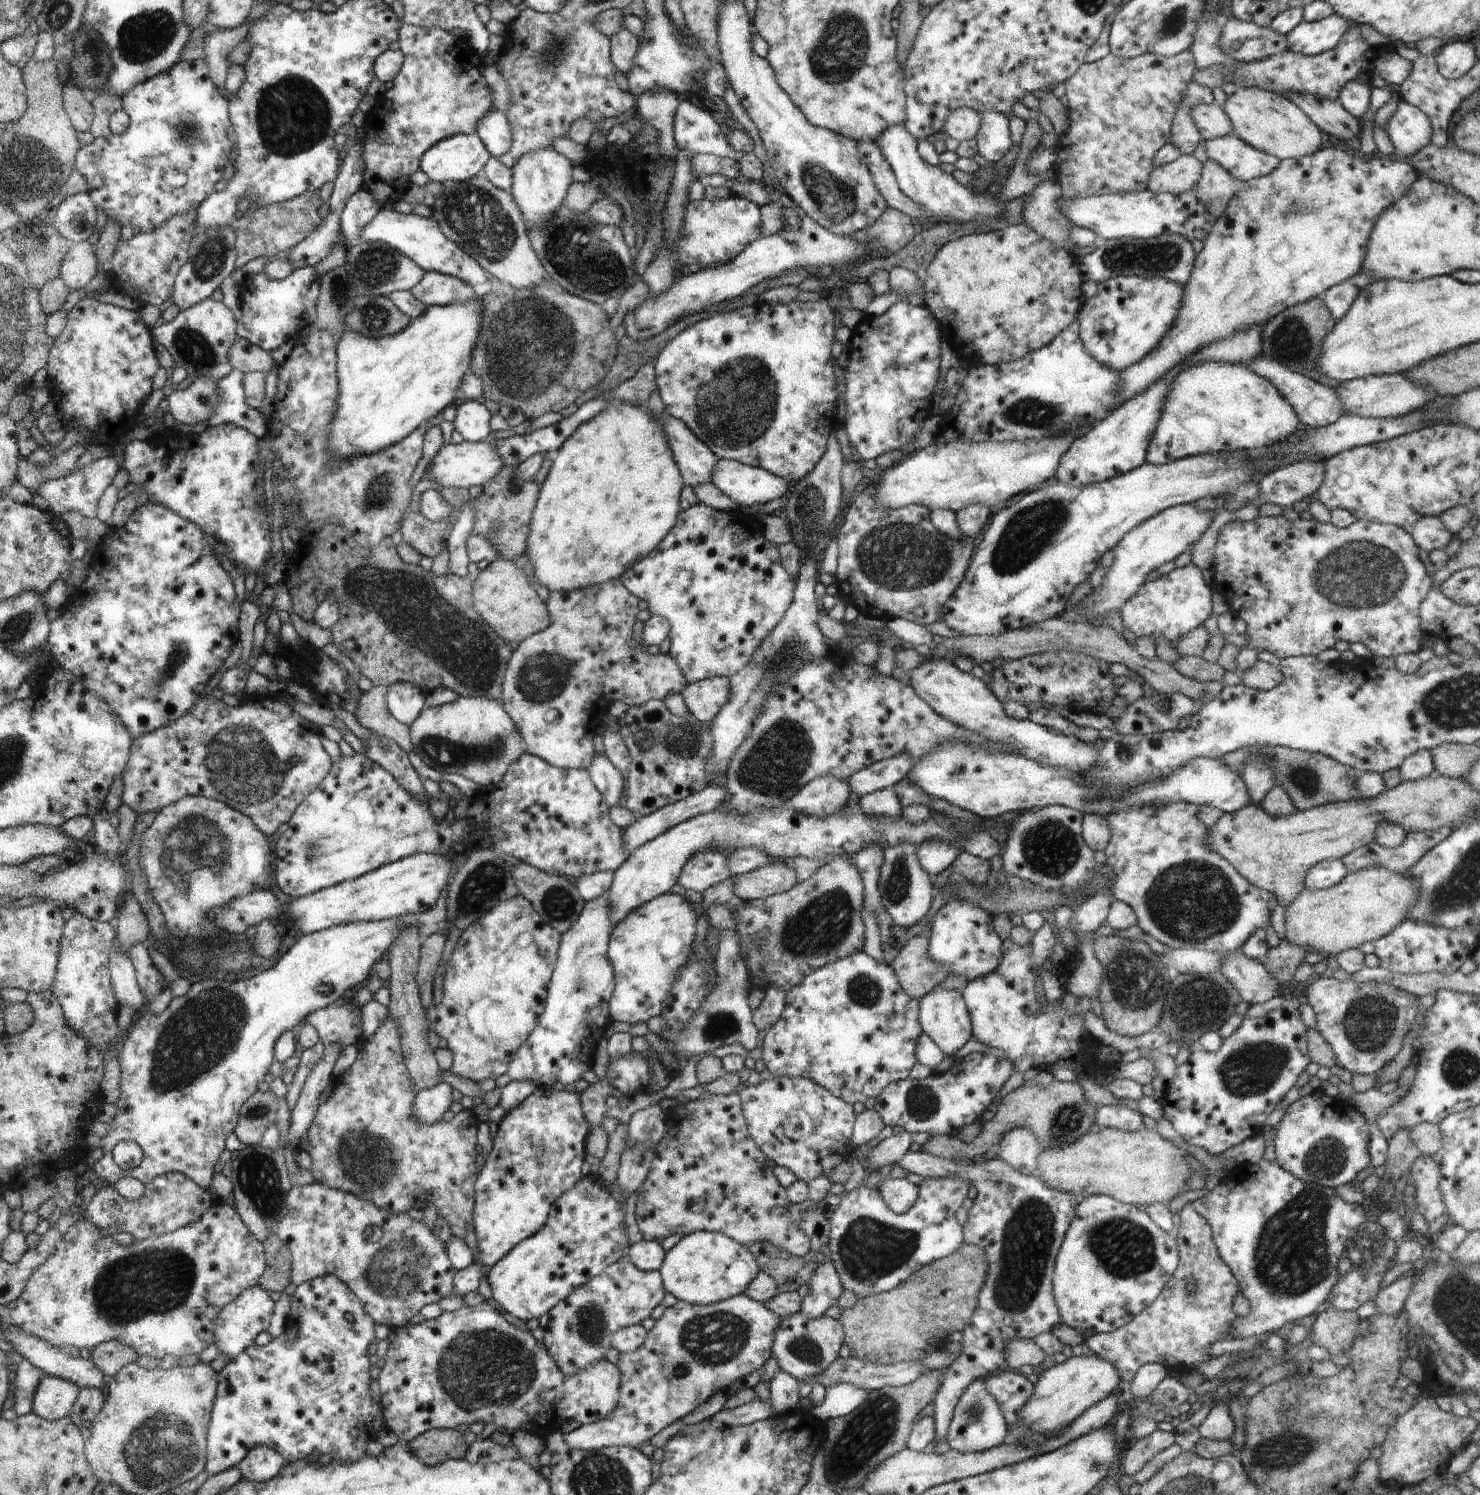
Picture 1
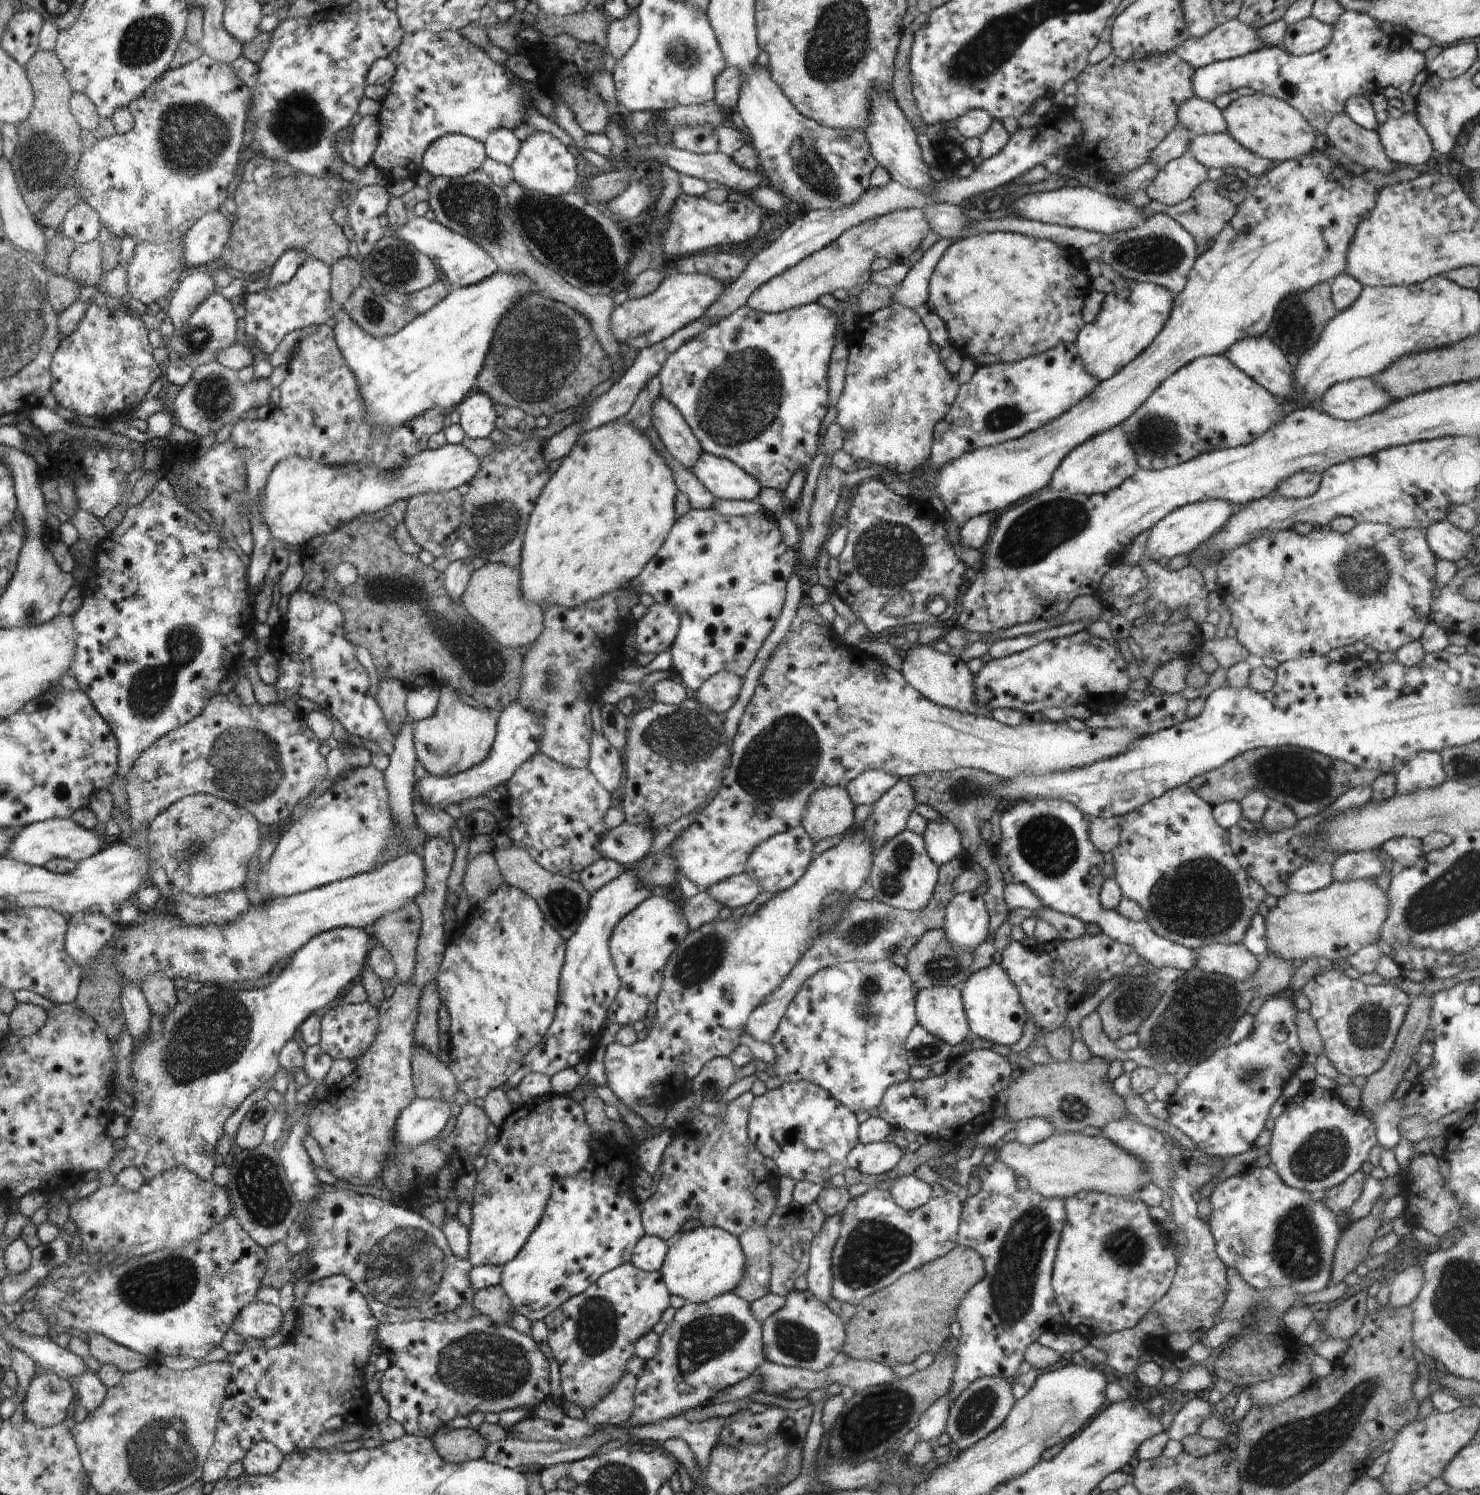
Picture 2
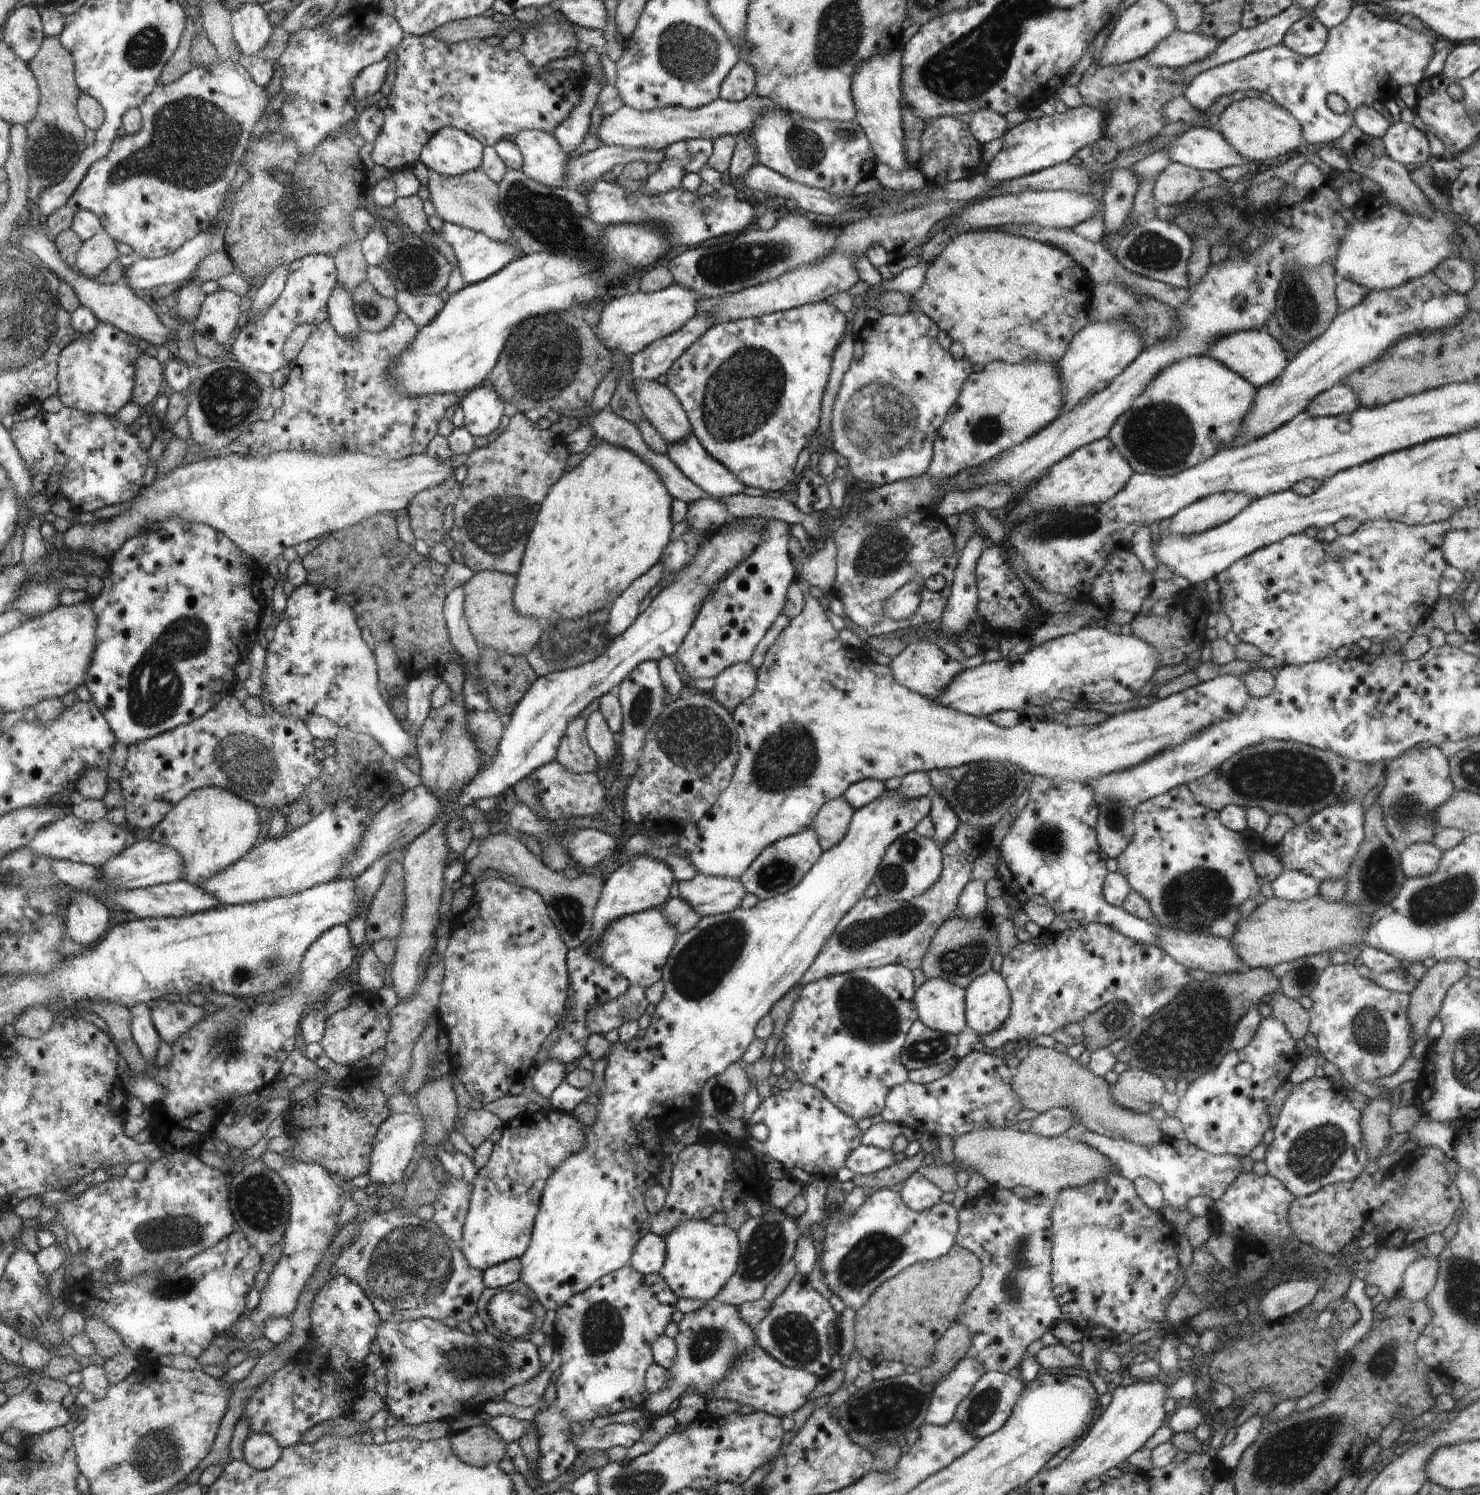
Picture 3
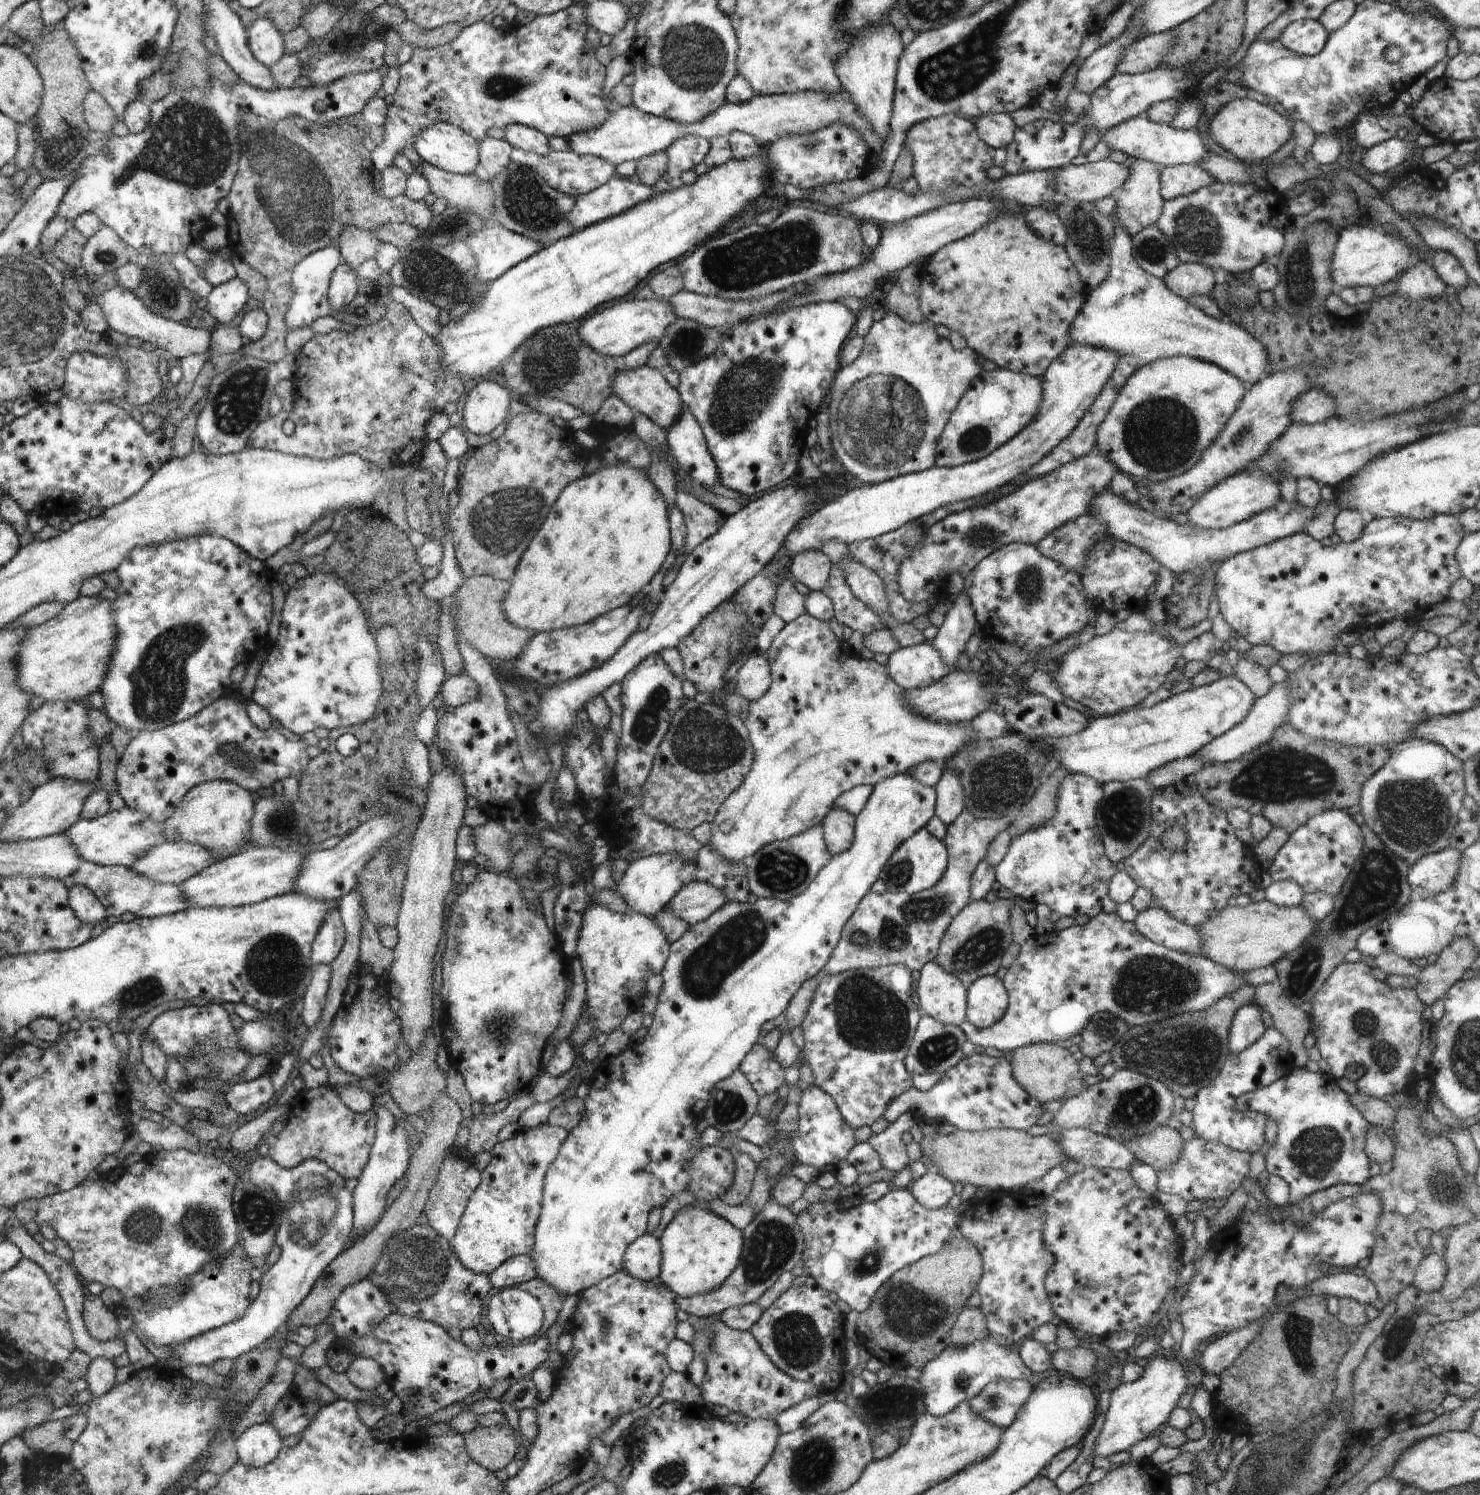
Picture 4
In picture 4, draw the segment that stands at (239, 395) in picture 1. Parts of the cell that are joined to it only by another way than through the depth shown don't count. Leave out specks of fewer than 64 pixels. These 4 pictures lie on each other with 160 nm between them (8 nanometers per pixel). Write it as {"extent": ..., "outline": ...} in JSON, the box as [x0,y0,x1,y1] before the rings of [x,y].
{"extent":[285,242,343,332],"outline":[[[334,242],[330,247],[314,251],[292,270],[291,284],[295,288],[295,295],[285,316],[289,332],[298,327],[310,326],[314,320],[332,314],[329,297],[331,276],[338,270],[342,262],[343,256],[340,254],[337,242]]]}

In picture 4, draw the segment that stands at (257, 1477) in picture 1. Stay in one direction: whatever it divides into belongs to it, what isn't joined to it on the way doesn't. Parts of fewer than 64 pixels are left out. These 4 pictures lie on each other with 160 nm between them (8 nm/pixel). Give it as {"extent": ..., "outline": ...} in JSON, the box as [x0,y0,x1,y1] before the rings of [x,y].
{"extent":[235,1423,280,1467],"outline":[[[260,1423],[247,1428],[235,1439],[237,1457],[249,1467],[266,1467],[279,1456],[280,1436],[275,1425]]]}

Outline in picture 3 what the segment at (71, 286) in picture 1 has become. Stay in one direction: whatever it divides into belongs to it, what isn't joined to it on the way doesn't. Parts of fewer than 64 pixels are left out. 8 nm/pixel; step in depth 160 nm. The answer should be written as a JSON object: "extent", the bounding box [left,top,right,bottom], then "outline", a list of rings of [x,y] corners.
{"extent":[74,230,118,279],"outline":[[[100,230],[92,238],[83,242],[74,268],[82,276],[96,279],[107,271],[116,258],[118,258],[118,250],[114,238],[104,230]]]}

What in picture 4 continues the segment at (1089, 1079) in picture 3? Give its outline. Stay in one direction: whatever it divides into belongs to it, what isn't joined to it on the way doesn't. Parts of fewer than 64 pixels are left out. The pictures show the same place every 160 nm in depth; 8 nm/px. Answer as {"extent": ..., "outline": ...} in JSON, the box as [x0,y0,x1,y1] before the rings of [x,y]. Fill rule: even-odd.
{"extent":[1010,1043,1184,1171],"outline":[[[1030,1043],[1029,1045],[1014,1049],[1010,1062],[1013,1077],[1031,1097],[1034,1097],[1041,1105],[1059,1098],[1078,1094],[1084,1090],[1080,1078],[1082,1071],[1078,1063],[1072,1057],[1072,1053],[1065,1047],[1056,1043]],[[1162,1125],[1149,1135],[1140,1134],[1124,1144],[1135,1154],[1136,1160],[1149,1164],[1156,1171],[1165,1171],[1171,1169],[1179,1159],[1184,1141],[1180,1131]]]}

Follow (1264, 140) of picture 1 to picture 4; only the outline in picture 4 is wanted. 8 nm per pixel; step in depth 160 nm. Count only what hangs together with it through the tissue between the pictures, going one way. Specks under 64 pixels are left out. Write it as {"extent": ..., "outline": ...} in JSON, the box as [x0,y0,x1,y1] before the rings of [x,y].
{"extent":[1209,99,1292,161],"outline":[[[1233,99],[1226,103],[1209,122],[1214,141],[1241,161],[1264,161],[1292,137],[1292,122],[1275,109],[1253,99]]]}

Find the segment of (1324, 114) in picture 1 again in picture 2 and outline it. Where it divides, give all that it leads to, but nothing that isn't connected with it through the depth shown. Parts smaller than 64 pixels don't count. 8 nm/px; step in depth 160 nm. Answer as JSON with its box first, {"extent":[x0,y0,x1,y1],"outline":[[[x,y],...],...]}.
{"extent":[1324,112,1398,172],"outline":[[[1345,112],[1336,115],[1328,123],[1324,140],[1334,144],[1342,154],[1344,154],[1345,162],[1356,162],[1360,166],[1364,166],[1365,170],[1376,170],[1380,172],[1393,172],[1398,166],[1388,158],[1383,146],[1381,145],[1377,131],[1369,131],[1358,126]]]}

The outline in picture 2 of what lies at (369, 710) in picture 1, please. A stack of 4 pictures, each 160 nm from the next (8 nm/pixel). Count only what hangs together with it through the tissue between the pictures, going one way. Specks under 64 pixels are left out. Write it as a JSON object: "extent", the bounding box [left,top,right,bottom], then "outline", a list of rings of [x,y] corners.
{"extent":[374,677,409,734],"outline":[[[385,677],[380,680],[374,694],[375,699],[383,707],[387,719],[391,722],[395,734],[408,716],[405,705],[408,693],[409,688],[406,688],[401,680]]]}

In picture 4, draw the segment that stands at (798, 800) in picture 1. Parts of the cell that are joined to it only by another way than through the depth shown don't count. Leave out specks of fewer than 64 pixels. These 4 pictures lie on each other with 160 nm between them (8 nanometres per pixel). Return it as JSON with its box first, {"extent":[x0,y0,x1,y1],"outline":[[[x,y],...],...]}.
{"extent":[821,808,855,855],"outline":[[[833,808],[821,823],[824,840],[831,855],[837,855],[850,848],[854,838],[855,816],[844,809]]]}

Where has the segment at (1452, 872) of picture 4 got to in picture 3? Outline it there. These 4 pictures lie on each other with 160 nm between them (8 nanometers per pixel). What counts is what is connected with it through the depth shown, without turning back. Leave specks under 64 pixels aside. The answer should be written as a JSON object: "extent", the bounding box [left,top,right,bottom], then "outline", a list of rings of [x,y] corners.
{"extent":[1399,842,1442,878],"outline":[[[1416,842],[1412,846],[1406,846],[1406,849],[1399,854],[1400,866],[1403,874],[1409,878],[1428,876],[1432,874],[1434,868],[1438,868],[1440,856],[1442,851],[1431,843]]]}

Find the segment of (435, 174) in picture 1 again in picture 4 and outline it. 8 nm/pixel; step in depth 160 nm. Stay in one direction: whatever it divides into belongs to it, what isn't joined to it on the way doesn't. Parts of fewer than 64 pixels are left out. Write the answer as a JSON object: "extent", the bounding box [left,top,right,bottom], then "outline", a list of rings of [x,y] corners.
{"extent":[413,122,478,175],"outline":[[[447,122],[428,127],[413,144],[421,161],[457,175],[469,175],[478,166],[478,142],[471,133]]]}

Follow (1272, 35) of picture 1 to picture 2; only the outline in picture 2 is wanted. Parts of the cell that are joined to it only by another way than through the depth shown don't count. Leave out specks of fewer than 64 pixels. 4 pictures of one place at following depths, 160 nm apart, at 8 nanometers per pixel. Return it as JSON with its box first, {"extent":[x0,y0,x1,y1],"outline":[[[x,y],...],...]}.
{"extent":[1170,18,1261,69],"outline":[[[1236,18],[1216,25],[1200,38],[1188,37],[1170,53],[1176,53],[1182,60],[1199,69],[1216,61],[1248,54],[1261,46],[1257,30]]]}

